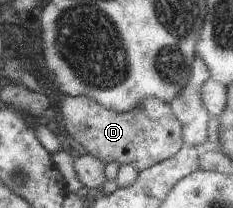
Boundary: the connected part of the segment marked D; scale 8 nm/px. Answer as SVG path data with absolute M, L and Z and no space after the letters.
M59 94L58 111L67 133L104 165L117 162L132 165L138 172L173 157L185 145L182 139L182 122L168 103L159 98L147 98L138 110L116 112L89 96Z

